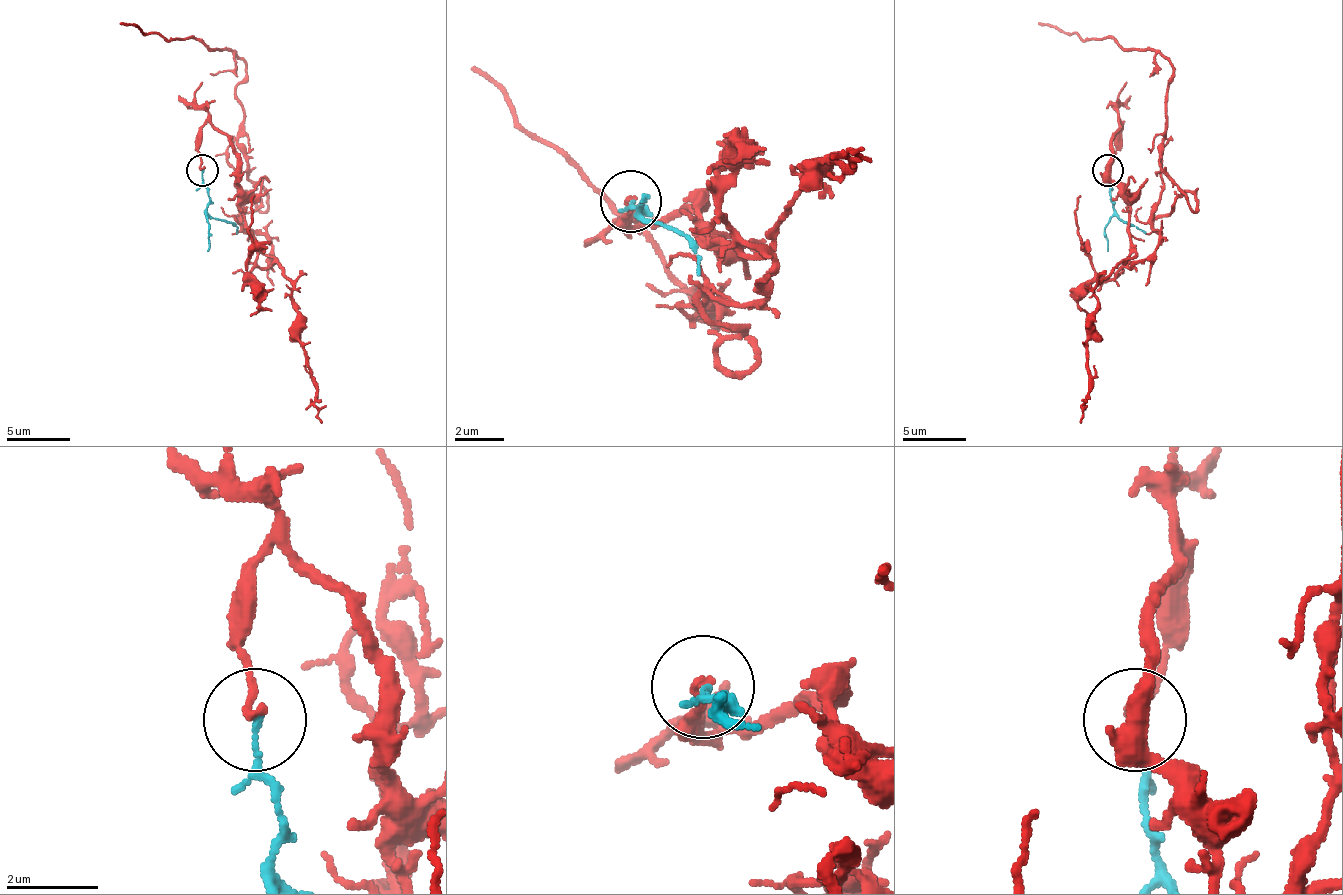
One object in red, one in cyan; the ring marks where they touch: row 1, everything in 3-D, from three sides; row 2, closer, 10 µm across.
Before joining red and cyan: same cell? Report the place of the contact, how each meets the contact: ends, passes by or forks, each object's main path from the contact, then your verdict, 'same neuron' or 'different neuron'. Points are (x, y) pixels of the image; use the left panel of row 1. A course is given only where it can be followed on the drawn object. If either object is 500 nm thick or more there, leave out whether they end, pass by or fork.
(202, 170) | red ends | cyan ends | red via (201, 171), (198, 133), (214, 123), (233, 146), (236, 222), (246, 66), (195, 38), (119, 22) | cyan via (201, 171), (211, 199), (207, 212), (226, 219), (236, 234) | different neuron

